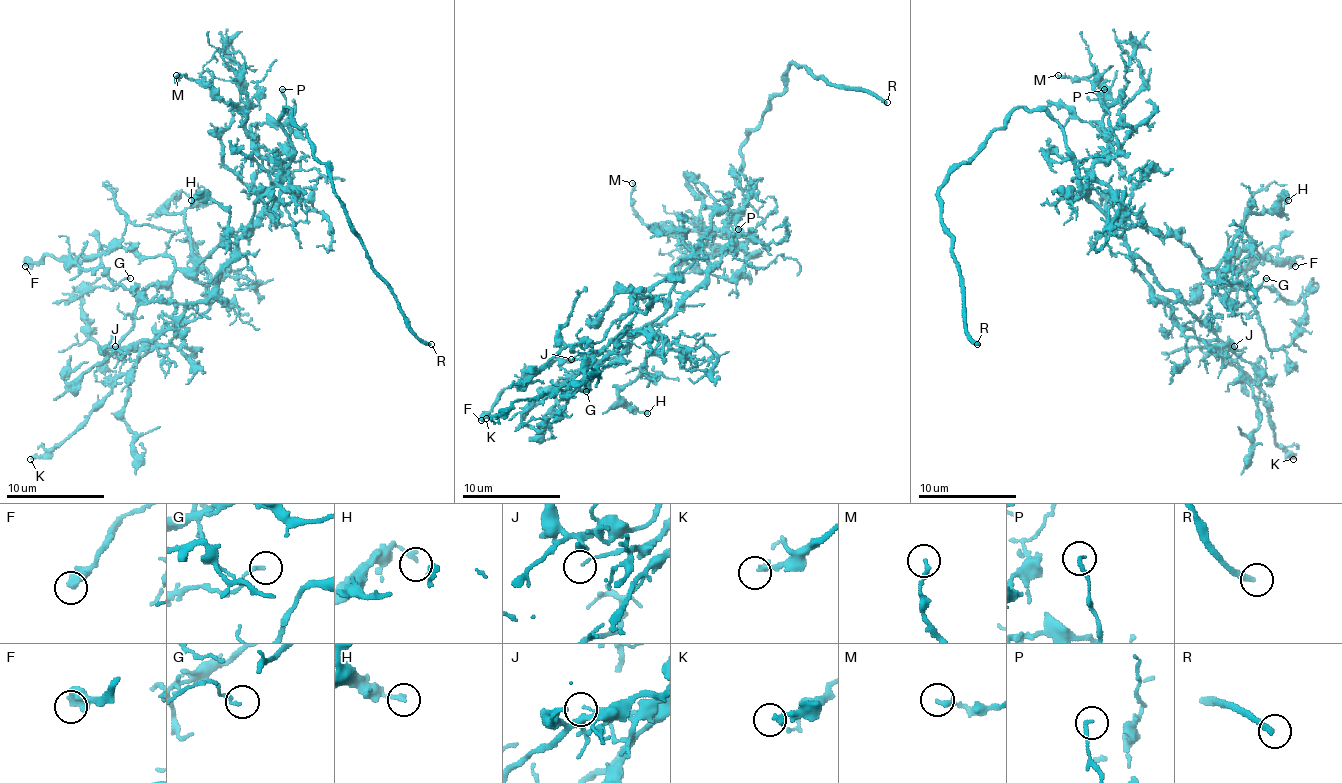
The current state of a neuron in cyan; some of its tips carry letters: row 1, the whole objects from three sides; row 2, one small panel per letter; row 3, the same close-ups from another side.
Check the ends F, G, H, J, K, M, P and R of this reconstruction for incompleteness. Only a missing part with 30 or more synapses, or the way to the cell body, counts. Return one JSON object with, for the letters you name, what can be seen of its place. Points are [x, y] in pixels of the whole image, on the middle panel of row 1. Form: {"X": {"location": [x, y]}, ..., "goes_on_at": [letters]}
{"R": {"location": [887, 102]}, "goes_on_at": ["R"]}

